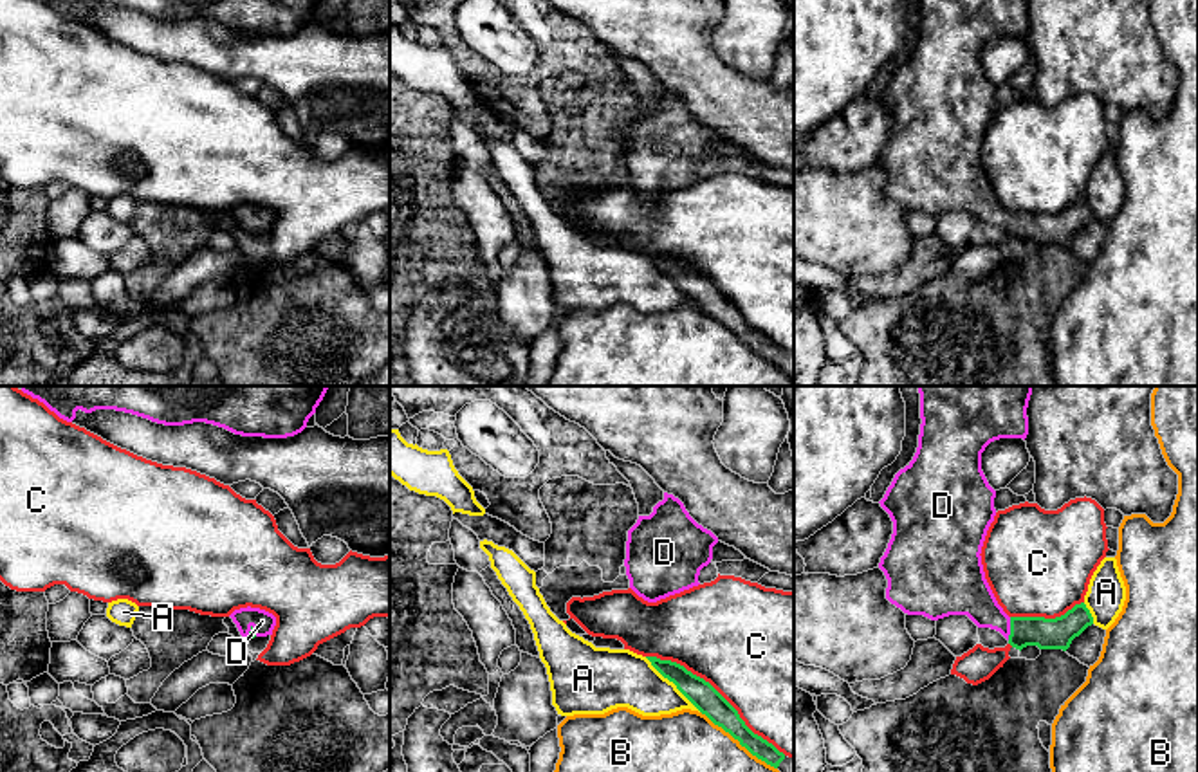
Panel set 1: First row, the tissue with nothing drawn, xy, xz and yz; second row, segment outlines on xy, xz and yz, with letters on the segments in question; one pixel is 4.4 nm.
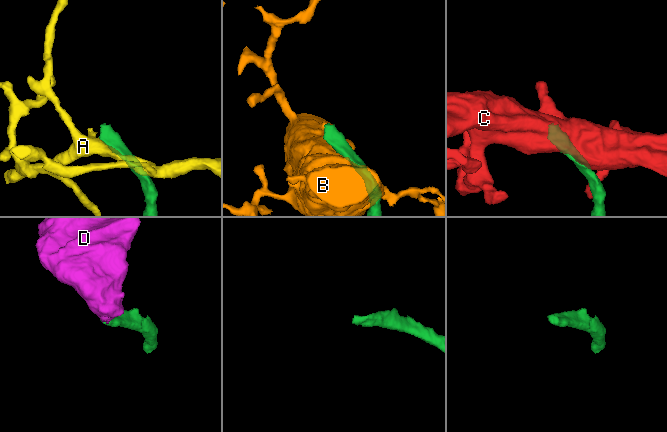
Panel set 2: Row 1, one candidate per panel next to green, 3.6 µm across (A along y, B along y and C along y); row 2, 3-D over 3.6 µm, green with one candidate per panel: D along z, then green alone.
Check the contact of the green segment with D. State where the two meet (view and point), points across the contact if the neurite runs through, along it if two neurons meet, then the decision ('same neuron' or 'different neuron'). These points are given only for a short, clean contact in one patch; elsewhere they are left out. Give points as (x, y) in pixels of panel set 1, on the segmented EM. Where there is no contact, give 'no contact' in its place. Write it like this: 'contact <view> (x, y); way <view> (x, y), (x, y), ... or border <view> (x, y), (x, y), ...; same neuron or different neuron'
contact yz (1011, 628); way yz (1047, 634), (1011, 628), (991, 615), (967, 592); same neuron

